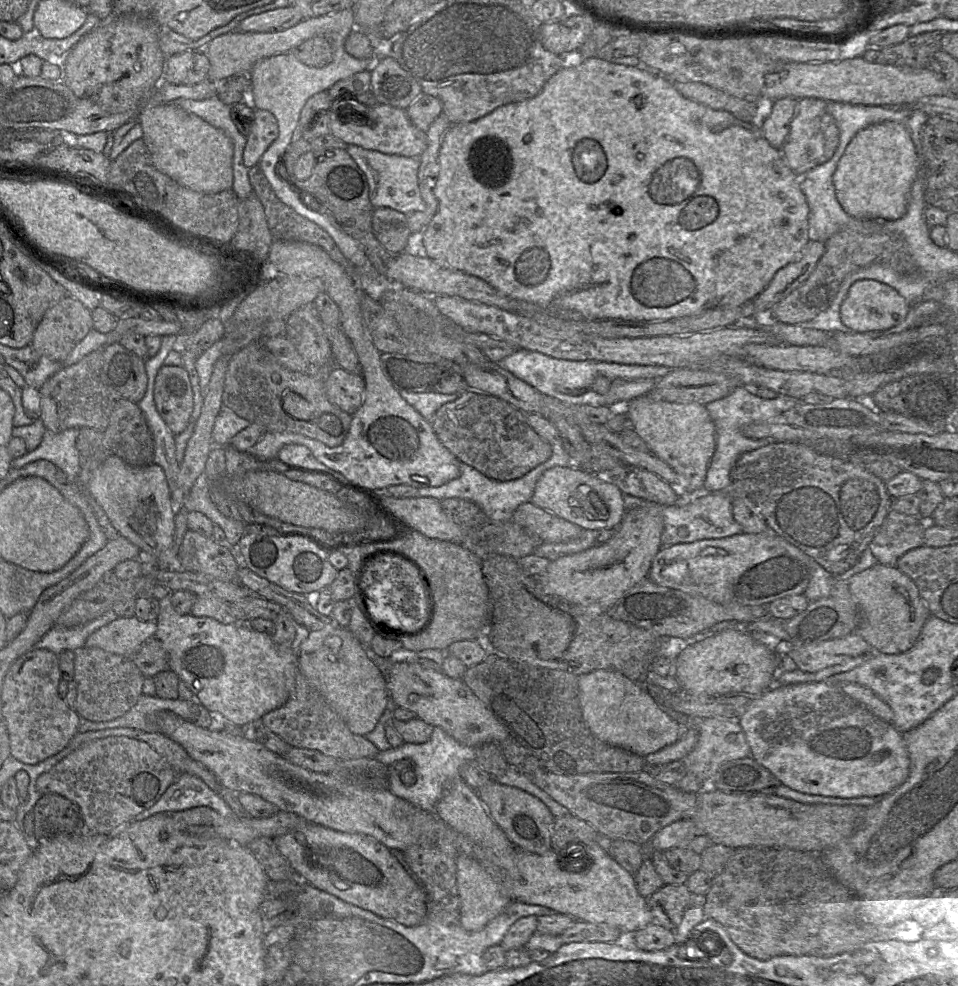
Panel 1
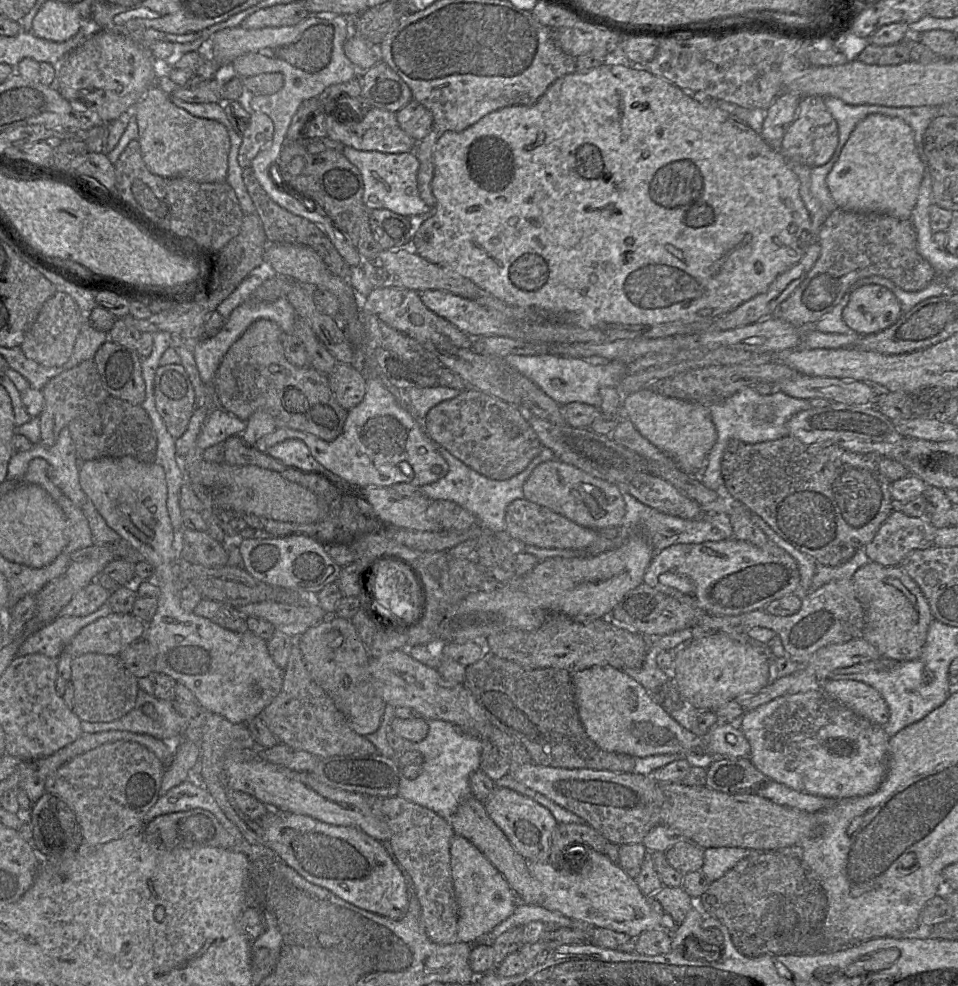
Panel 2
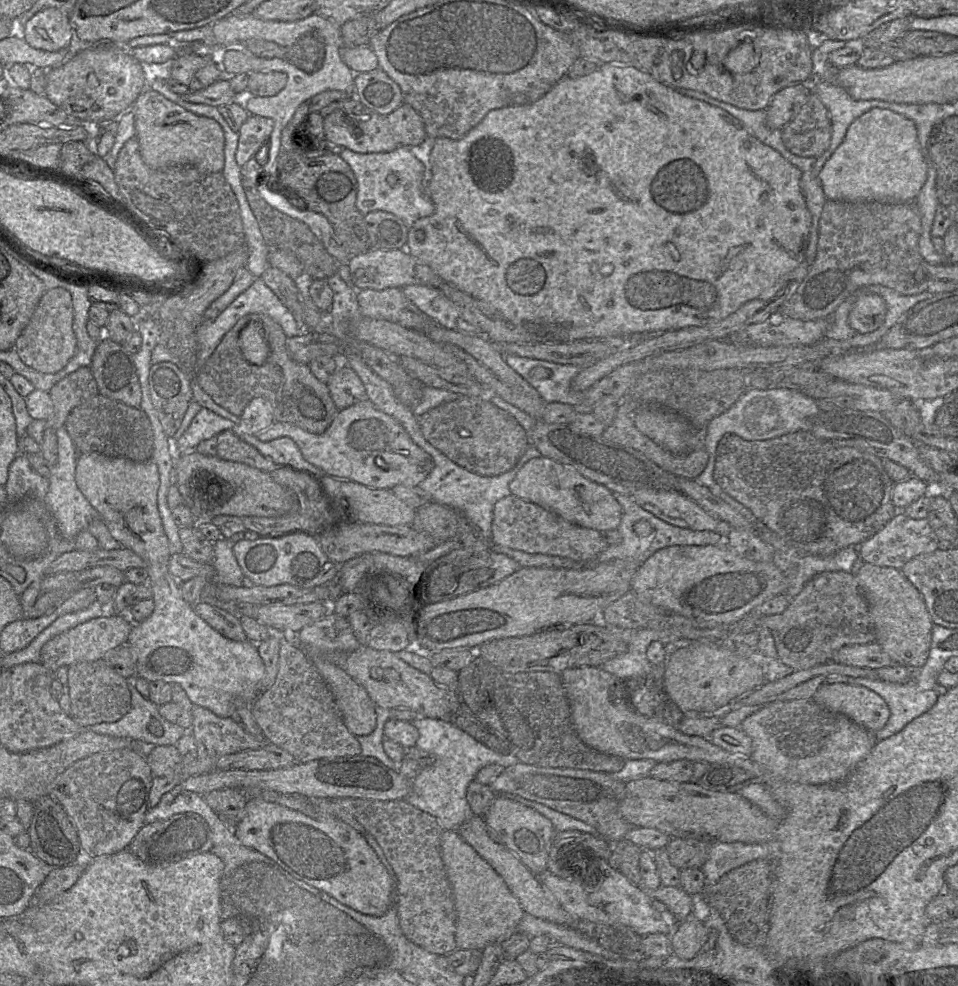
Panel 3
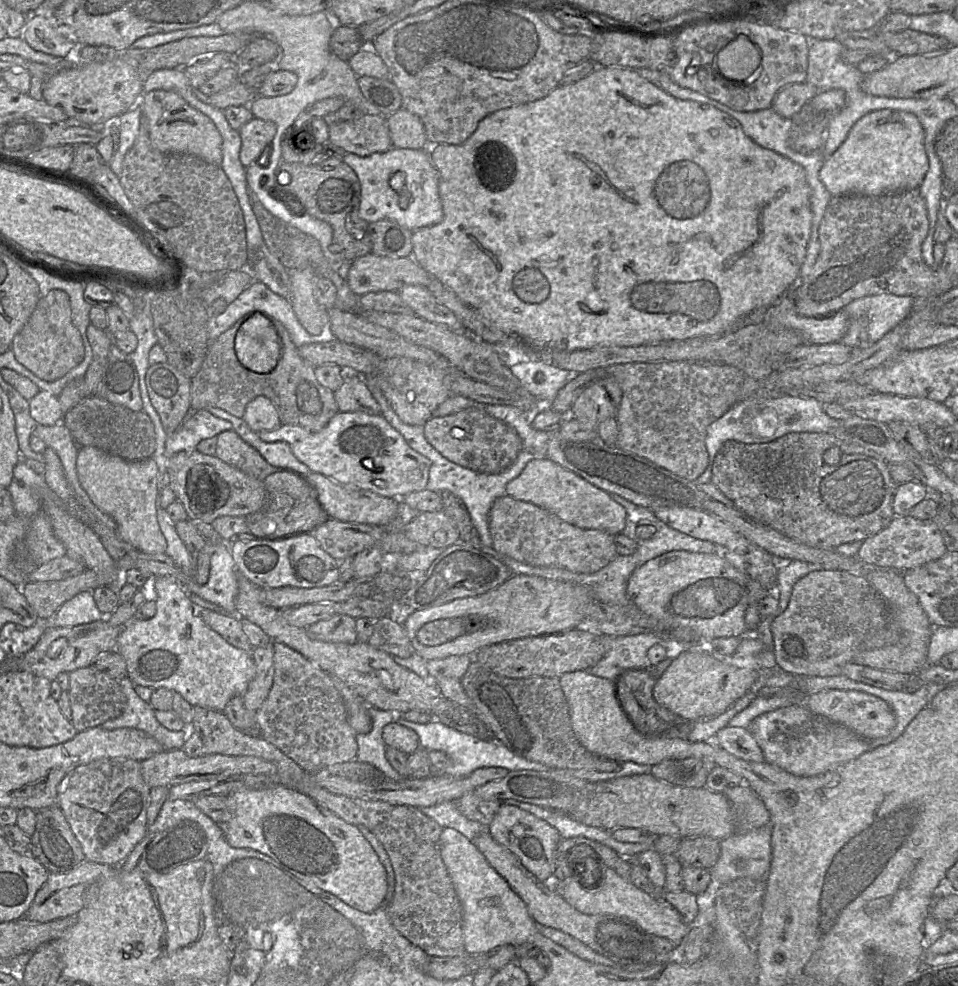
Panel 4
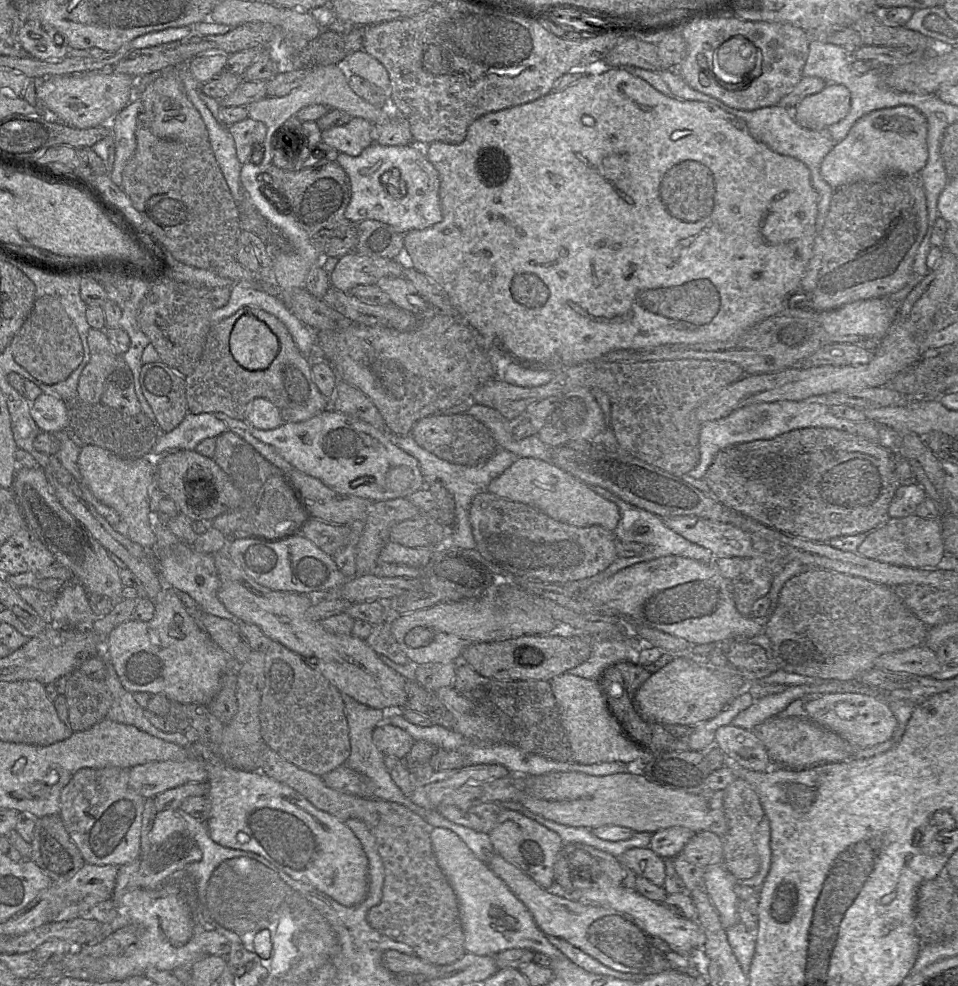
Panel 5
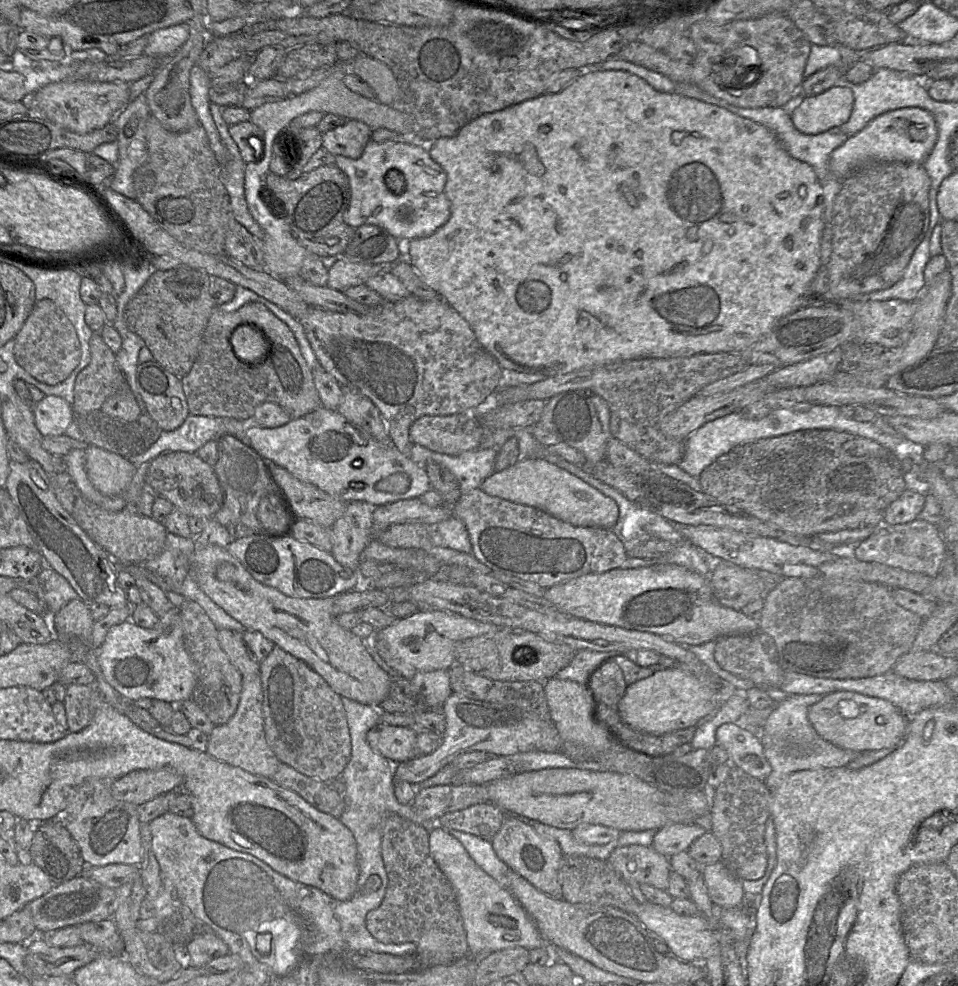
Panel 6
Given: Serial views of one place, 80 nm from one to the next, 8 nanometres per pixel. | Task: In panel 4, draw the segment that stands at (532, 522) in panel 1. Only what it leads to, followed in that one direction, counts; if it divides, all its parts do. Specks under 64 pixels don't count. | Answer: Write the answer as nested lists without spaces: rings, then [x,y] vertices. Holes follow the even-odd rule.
[[[507,494],[498,497],[488,514],[491,548],[499,554],[518,562],[537,567],[558,567],[574,573],[594,573],[606,566],[616,555],[612,535],[597,529],[579,528],[571,525],[555,514],[532,503],[516,500]]]

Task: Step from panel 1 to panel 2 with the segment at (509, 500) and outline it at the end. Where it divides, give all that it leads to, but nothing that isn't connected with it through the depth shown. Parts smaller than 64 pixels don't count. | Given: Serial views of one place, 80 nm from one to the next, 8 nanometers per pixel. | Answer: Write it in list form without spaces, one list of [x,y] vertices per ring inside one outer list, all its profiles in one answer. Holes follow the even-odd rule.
[[[438,447],[438,450],[448,464],[448,472],[438,481],[421,486],[422,494],[430,501],[449,500],[455,502],[471,512],[477,518],[478,524],[492,533],[503,532],[505,530],[506,508],[512,501],[523,498],[523,485],[533,469],[538,464],[554,458],[550,449],[543,448],[541,453],[521,473],[506,480],[493,480],[467,466],[454,455],[450,454],[445,448]]]

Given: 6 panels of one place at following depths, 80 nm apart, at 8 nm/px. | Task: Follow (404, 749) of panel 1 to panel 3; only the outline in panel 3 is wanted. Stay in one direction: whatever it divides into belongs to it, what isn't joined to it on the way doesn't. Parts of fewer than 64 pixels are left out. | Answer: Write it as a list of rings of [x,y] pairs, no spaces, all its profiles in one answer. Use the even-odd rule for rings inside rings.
[[[424,718],[413,720],[411,723],[419,732],[415,747],[434,755],[435,761],[432,765],[423,768],[412,780],[411,791],[403,800],[432,815],[444,831],[458,832],[462,824],[474,815],[467,802],[466,792],[476,773],[491,764],[506,768],[519,763],[519,760],[511,753],[502,754],[486,747],[445,720]]]

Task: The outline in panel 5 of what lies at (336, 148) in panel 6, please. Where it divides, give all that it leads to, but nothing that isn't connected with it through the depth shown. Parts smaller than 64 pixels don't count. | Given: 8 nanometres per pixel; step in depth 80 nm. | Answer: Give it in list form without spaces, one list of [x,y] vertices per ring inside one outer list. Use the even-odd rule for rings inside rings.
[[[353,117],[342,126],[322,131],[322,142],[350,156],[359,156],[361,152],[374,143],[373,124],[363,118]]]

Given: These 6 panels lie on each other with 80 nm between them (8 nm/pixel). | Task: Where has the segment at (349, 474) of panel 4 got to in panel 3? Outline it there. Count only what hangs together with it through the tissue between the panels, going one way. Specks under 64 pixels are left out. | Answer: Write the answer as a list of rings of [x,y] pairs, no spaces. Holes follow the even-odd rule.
[[[369,399],[340,410],[321,434],[308,432],[290,423],[274,422],[256,436],[262,442],[289,437],[298,445],[305,460],[327,475],[372,489],[418,486],[434,466],[432,456],[413,442],[401,424],[377,409]]]

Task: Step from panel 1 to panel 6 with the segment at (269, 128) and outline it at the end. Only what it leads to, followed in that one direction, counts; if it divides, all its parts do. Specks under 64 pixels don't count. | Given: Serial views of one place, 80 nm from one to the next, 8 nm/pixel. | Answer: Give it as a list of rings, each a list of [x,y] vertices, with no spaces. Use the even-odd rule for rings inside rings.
[[[250,120],[229,126],[228,133],[238,147],[242,160],[258,163],[262,158],[264,132]],[[259,144],[259,145],[258,145]],[[260,147],[260,154],[259,153]]]

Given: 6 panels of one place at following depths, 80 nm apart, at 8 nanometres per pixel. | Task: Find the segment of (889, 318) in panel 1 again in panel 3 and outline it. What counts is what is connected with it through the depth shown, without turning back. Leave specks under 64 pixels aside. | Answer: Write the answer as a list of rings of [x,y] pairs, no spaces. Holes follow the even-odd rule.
[[[867,294],[855,302],[849,313],[848,323],[856,333],[869,334],[883,324],[886,313],[884,299],[877,294]]]

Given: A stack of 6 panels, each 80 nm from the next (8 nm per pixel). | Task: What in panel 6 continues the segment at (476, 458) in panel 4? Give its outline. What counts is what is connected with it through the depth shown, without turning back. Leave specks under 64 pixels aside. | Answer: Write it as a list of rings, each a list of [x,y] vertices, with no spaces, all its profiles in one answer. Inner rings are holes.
[[[474,413],[425,415],[414,421],[409,429],[409,437],[413,444],[446,455],[460,455],[479,448],[483,436],[484,429]]]

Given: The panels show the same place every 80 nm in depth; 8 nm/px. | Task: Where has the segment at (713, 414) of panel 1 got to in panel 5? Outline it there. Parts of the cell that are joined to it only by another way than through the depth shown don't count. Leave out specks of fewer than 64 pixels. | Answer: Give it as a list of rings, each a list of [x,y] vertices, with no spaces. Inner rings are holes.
[[[818,399],[784,400],[747,405],[733,411],[726,417],[702,423],[699,434],[700,460],[688,475],[695,479],[703,479],[717,453],[727,447],[755,440],[773,439],[801,428],[834,428],[855,435],[855,433],[858,433],[857,423],[836,417],[831,413],[830,407]]]

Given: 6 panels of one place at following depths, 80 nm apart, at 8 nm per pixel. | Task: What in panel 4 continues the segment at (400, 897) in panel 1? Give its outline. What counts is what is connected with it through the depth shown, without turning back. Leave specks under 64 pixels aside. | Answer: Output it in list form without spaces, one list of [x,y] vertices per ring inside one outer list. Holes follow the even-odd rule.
[[[282,785],[241,789],[226,797],[231,818],[221,825],[230,846],[253,849],[270,857],[298,880],[314,884],[355,910],[372,913],[383,905],[387,892],[386,870],[356,825],[345,822],[309,796]]]

